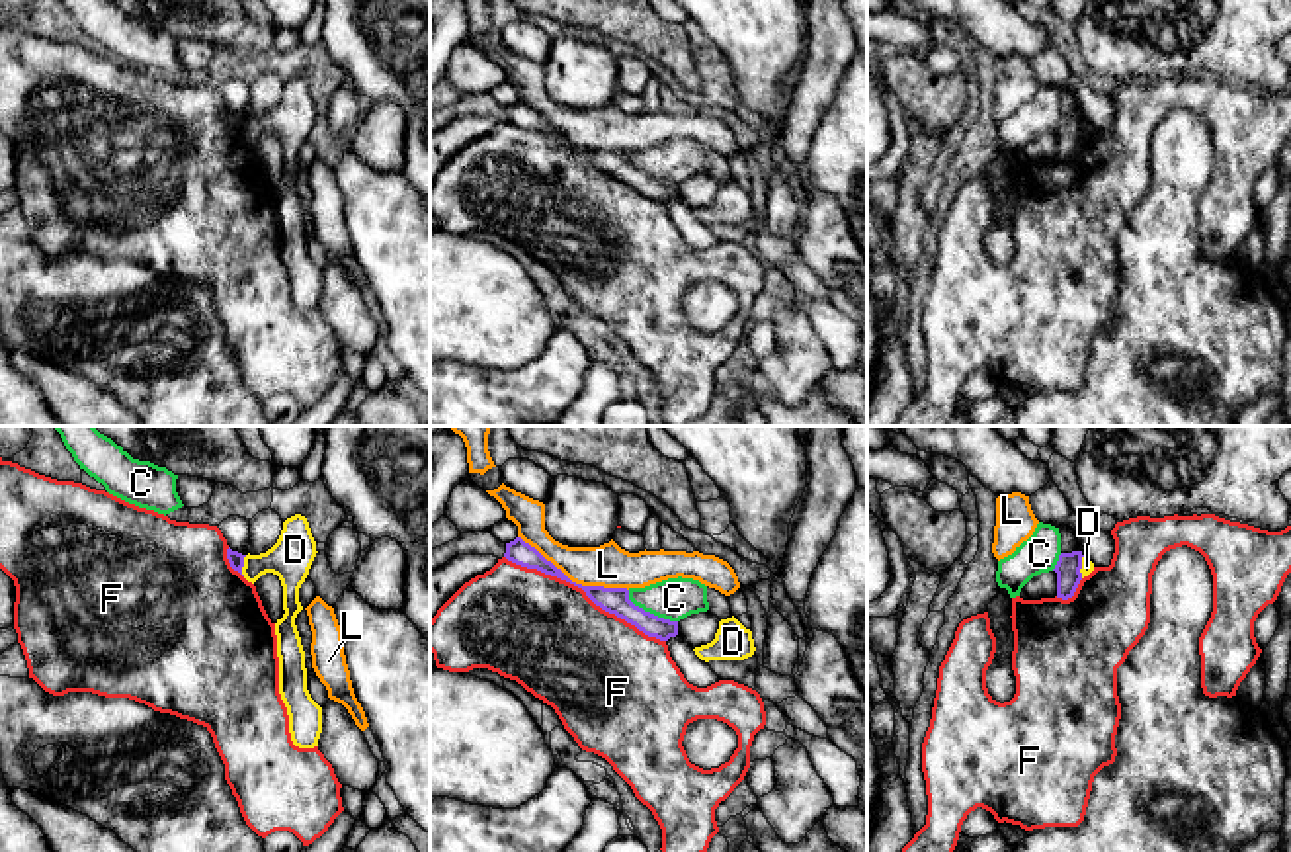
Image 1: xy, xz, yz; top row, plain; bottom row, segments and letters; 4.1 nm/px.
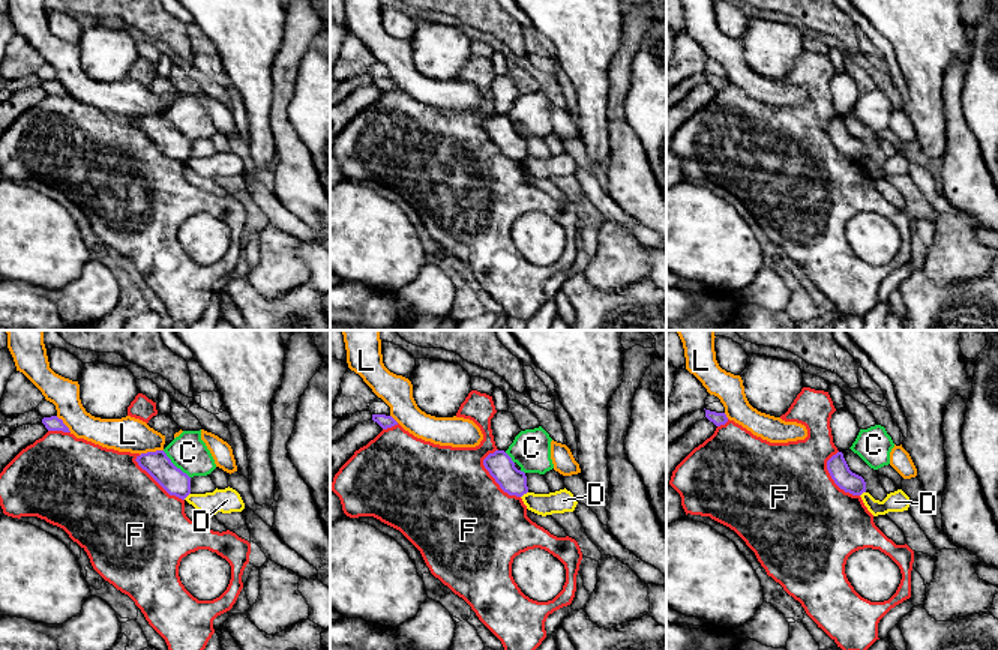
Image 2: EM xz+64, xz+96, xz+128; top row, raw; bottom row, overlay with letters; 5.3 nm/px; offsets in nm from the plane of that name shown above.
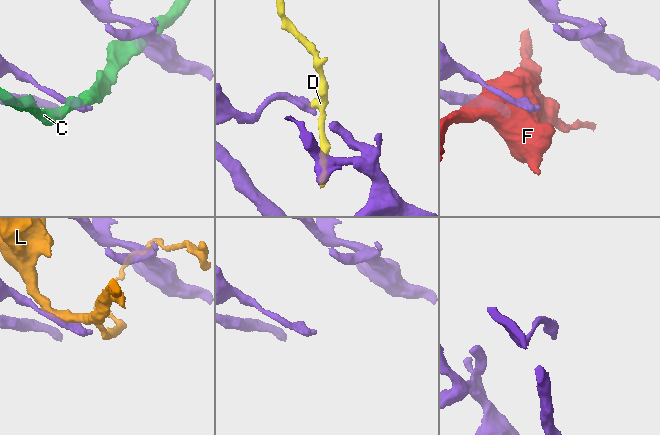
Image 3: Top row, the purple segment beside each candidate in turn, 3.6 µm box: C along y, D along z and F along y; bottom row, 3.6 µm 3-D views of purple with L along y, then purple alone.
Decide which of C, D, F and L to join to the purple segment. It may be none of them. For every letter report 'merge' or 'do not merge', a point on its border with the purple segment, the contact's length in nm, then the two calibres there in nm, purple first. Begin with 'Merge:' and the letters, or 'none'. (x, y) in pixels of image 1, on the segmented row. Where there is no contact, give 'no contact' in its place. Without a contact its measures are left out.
Merge: none
C: do not merge | xz (649, 612) | 240 nm | 110/170 nm
D: do not merge | xy (243, 565) | 90 nm | 60/170 nm
F: do not merge | xz (584, 591) | 750 nm | 110/460 nm
L: do not merge | xz (571, 581) | 500 nm | 110/180 nm

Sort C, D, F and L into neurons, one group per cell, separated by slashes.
C / D / F / L

